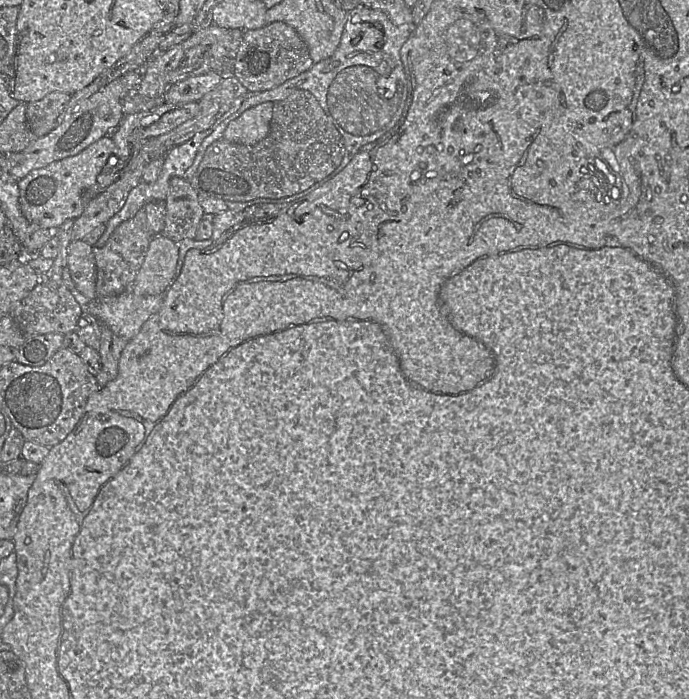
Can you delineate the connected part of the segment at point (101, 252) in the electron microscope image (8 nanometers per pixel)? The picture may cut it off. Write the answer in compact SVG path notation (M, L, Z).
M142 208L132 218L122 222L113 231L104 246L101 248L93 246L96 262L96 297L114 296L130 290L130 286L144 262L153 236L155 235L152 235L148 229L146 213Z

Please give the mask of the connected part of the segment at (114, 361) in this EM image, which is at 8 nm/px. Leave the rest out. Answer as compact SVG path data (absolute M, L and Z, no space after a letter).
M101 325L101 344L99 348L101 369L96 375L96 380L100 388L116 377L119 359L127 341L114 334L108 327Z

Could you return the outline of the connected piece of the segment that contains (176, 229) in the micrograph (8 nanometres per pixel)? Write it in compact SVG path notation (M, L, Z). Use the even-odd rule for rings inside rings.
M183 177L171 178L165 201L165 226L159 235L177 244L184 239L194 239L204 211L191 183Z

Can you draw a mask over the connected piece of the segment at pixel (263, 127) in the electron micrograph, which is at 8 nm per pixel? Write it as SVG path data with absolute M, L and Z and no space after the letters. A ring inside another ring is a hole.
M264 102L249 108L229 123L224 131L223 139L244 145L260 142L270 131L273 107L273 102Z

